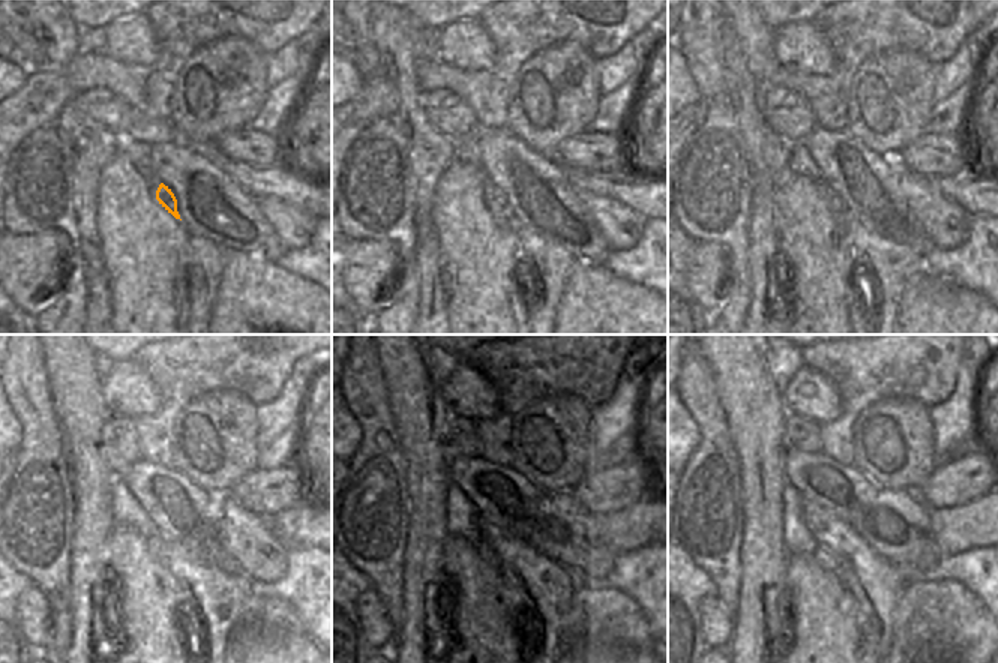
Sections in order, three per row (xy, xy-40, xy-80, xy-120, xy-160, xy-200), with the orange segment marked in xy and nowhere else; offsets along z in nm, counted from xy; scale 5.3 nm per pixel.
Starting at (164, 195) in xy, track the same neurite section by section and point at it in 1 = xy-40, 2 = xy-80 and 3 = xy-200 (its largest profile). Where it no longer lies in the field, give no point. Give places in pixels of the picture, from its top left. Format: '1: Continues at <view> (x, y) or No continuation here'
1: Continues at xy-40 (495, 198)
2: Continues at xy-80 (838, 209)
3: Continues at xy-200 (823, 557)

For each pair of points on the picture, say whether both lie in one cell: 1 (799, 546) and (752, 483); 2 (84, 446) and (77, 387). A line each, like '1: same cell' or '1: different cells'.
1: different cells
2: same cell

